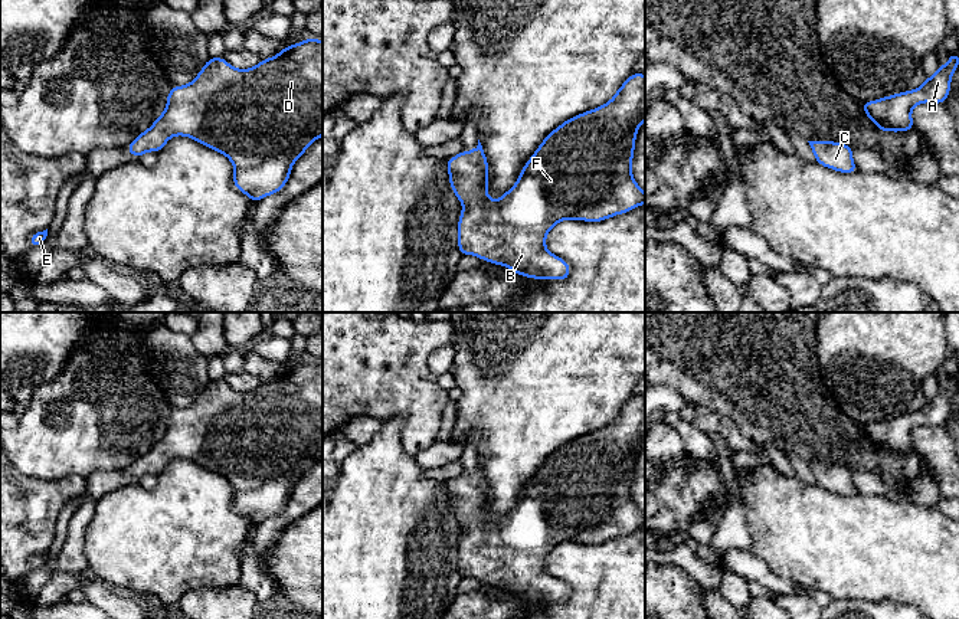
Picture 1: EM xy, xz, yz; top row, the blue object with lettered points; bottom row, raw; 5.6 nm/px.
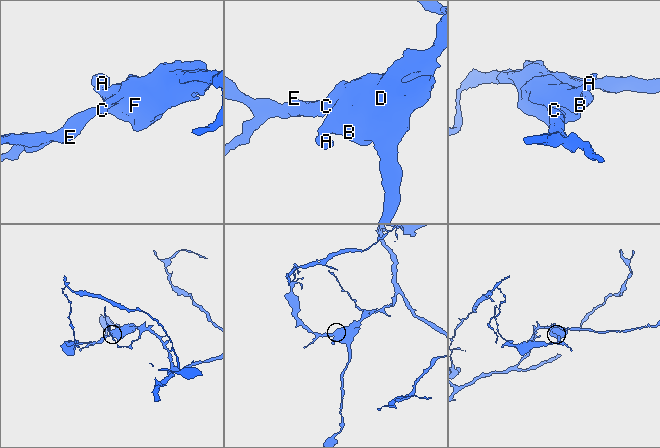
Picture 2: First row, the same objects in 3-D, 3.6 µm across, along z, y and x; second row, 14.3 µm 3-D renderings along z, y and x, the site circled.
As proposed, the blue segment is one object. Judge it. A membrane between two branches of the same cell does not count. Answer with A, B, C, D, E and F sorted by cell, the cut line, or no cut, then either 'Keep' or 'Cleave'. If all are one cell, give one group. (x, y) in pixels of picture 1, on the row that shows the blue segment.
Groups: A B C D E F. No split. Keep

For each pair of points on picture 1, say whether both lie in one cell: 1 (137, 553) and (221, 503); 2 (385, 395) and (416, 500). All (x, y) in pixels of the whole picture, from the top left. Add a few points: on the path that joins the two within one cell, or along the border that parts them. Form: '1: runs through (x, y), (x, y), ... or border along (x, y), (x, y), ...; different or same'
1: runs through (157, 541), (176, 537), (200, 513); same
2: border along (382, 418), (399, 416), (403, 421), (403, 446); different

